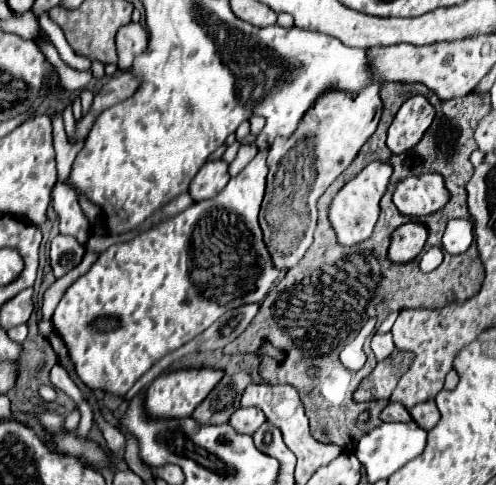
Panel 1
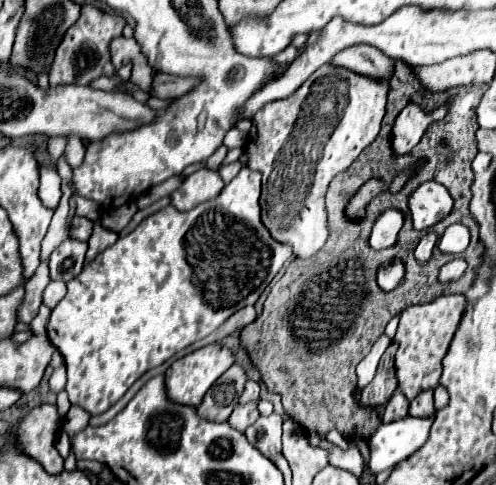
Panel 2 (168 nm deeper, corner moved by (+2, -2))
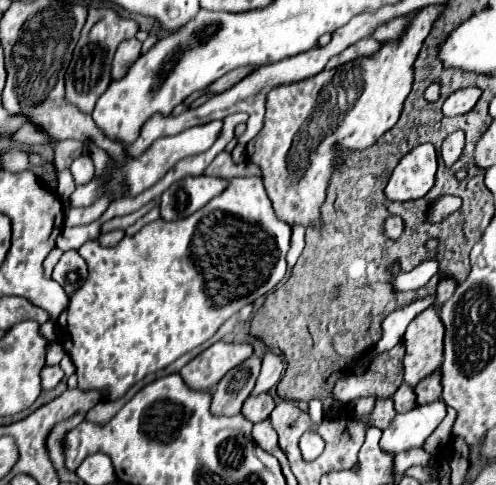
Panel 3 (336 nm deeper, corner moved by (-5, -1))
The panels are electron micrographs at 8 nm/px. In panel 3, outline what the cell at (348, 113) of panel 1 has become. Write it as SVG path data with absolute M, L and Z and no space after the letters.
M444 4L420 10L396 48L382 42L380 50L372 56L270 90L264 128L252 140L248 158L262 168L266 192L280 220L288 224L320 226L318 210L326 198L328 178L338 162L334 160L332 146L340 142L348 150L364 150L398 122L404 100L412 90L414 60L442 10Z

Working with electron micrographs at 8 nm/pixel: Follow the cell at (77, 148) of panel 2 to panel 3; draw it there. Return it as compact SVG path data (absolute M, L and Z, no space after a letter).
M84 154L84 156L78 156L72 166L70 166L72 174L74 174L74 180L76 184L88 184L92 178L94 178L94 164L92 160Z

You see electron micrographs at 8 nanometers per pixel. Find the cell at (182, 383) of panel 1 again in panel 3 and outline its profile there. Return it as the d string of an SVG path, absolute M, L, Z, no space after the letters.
M216 342L210 348L206 348L202 354L198 354L194 360L190 360L182 370L180 376L184 378L186 386L192 390L210 390L220 382L220 378L252 356L252 344L228 344L228 342Z

